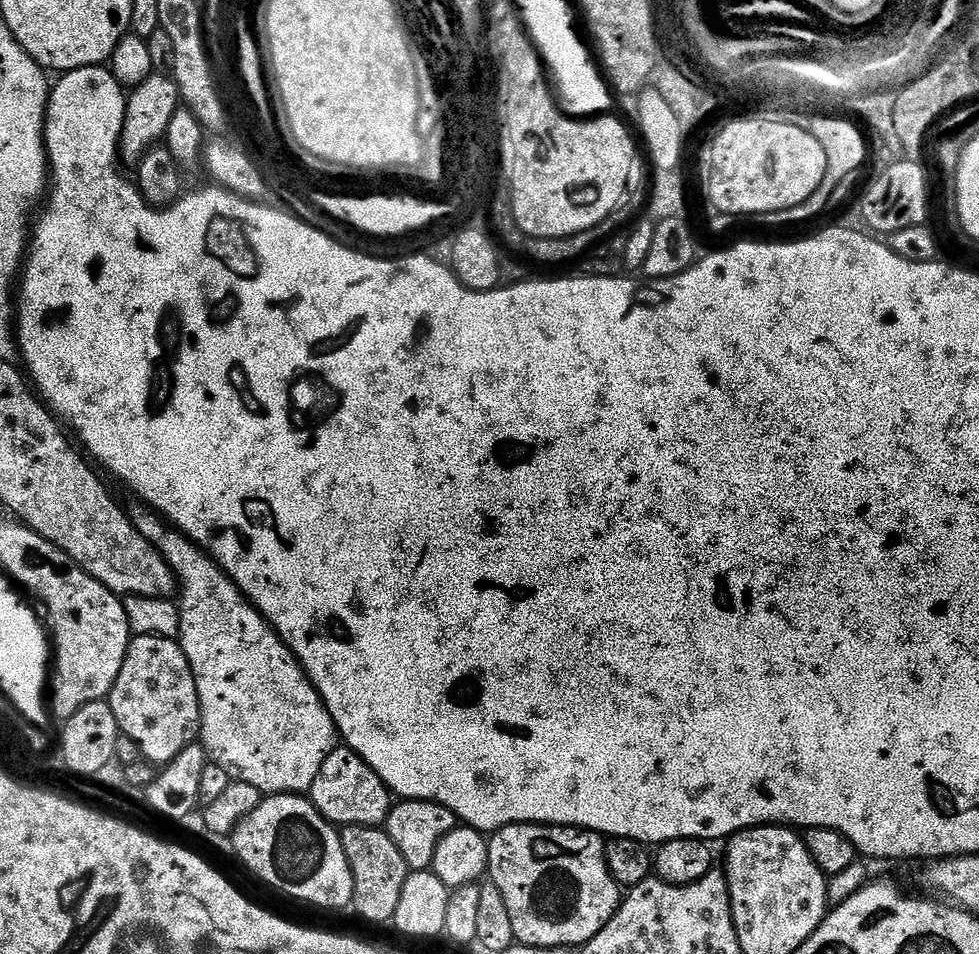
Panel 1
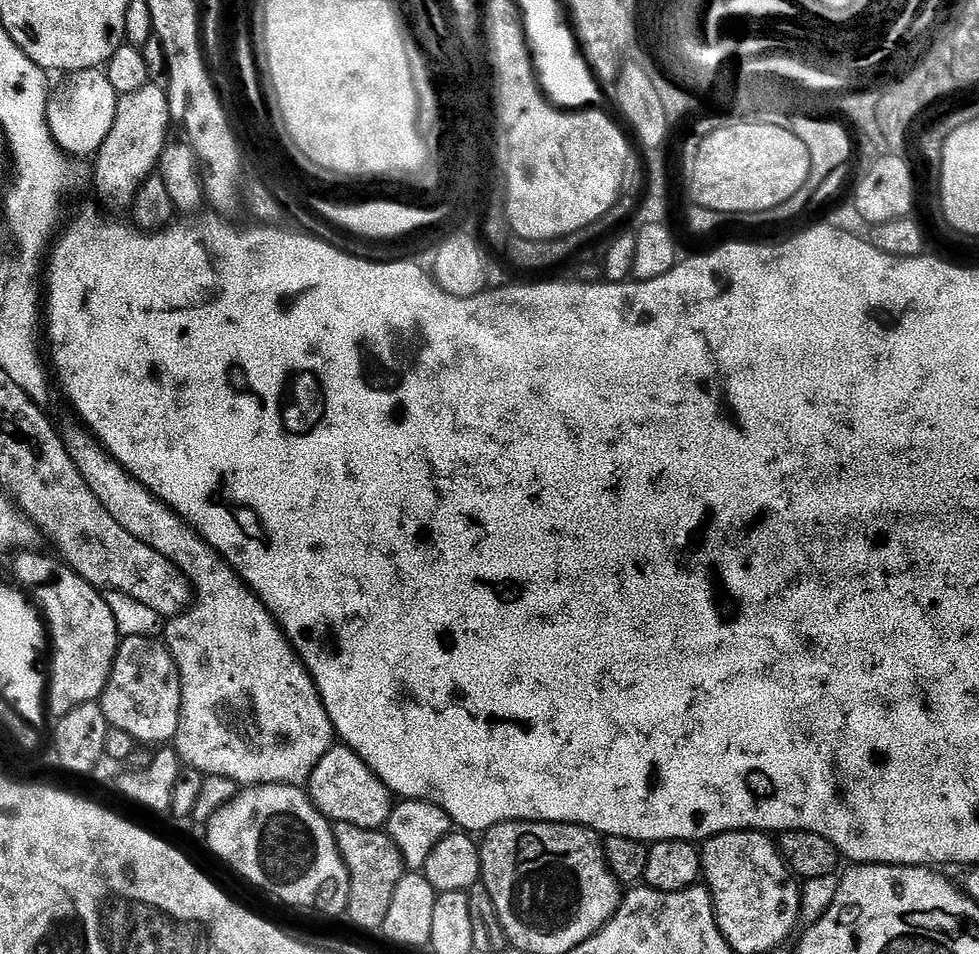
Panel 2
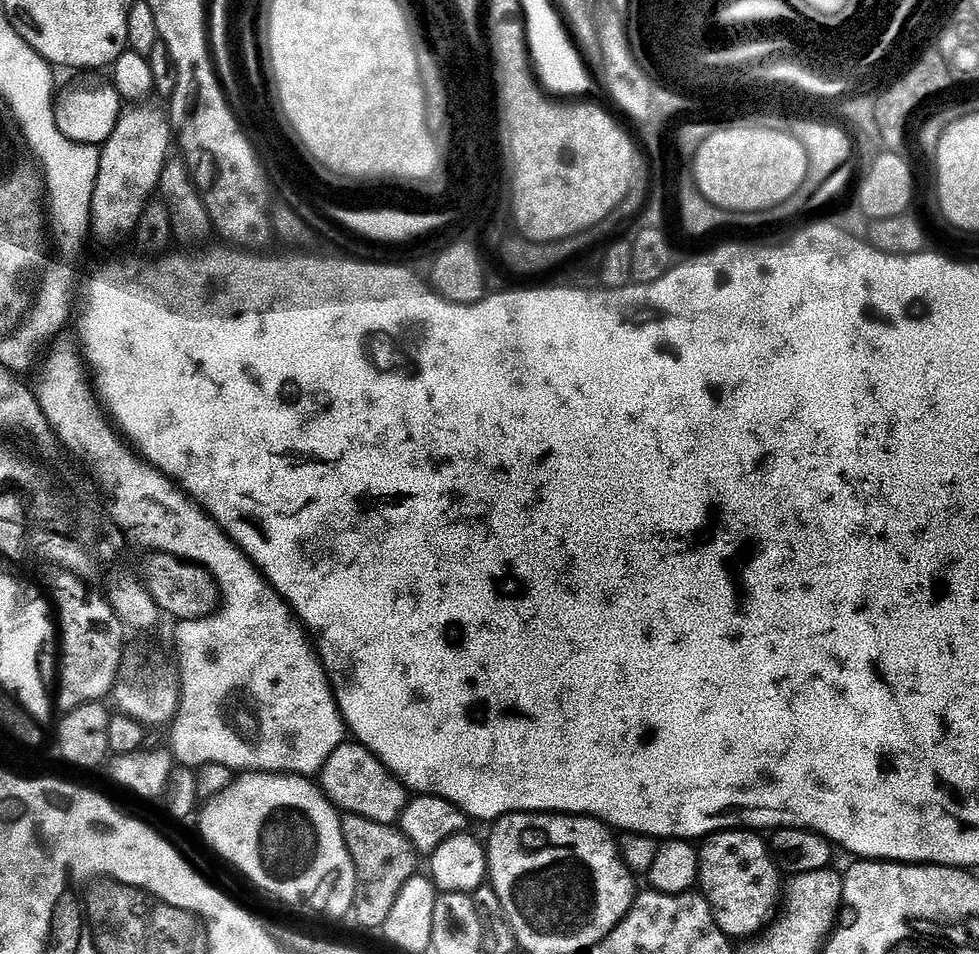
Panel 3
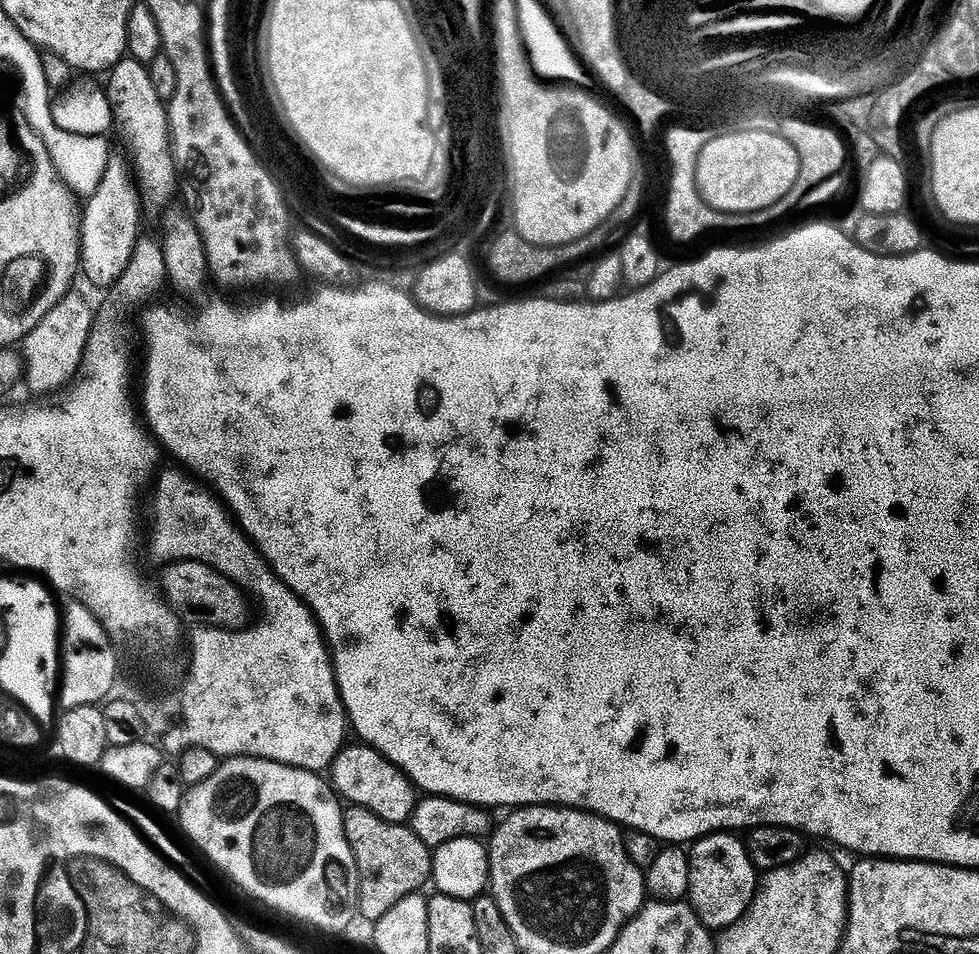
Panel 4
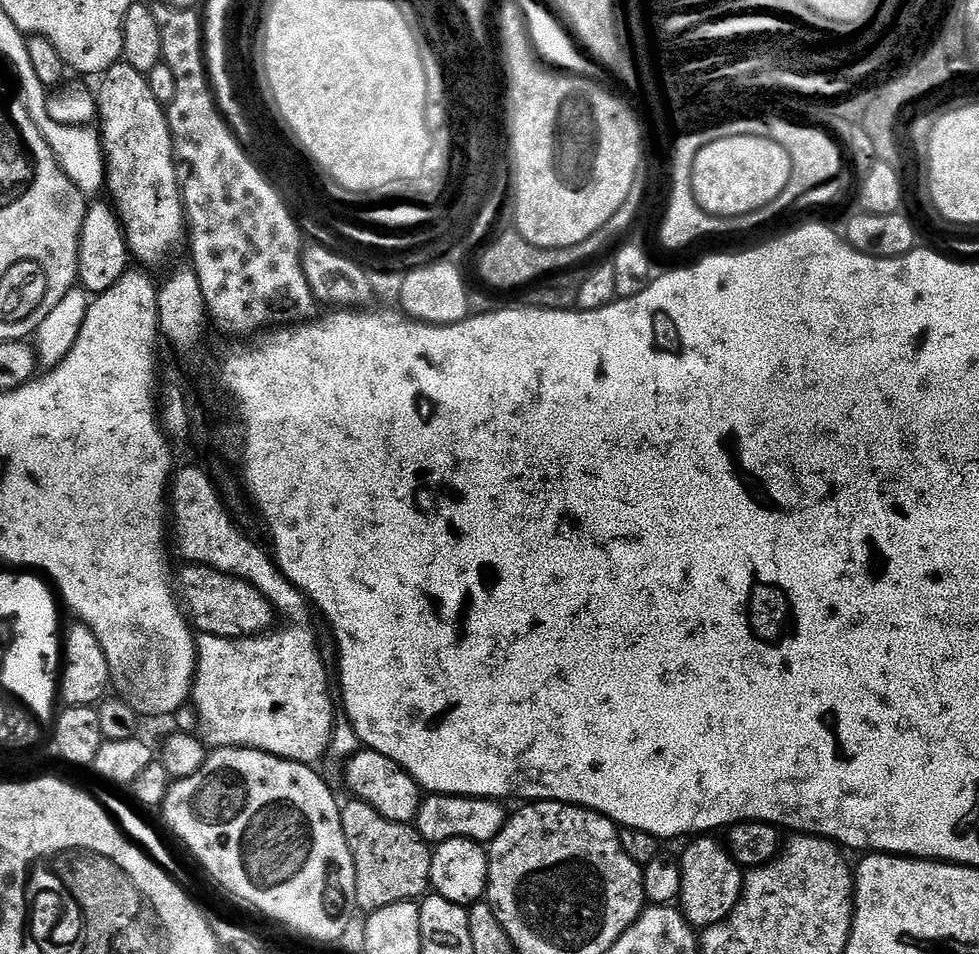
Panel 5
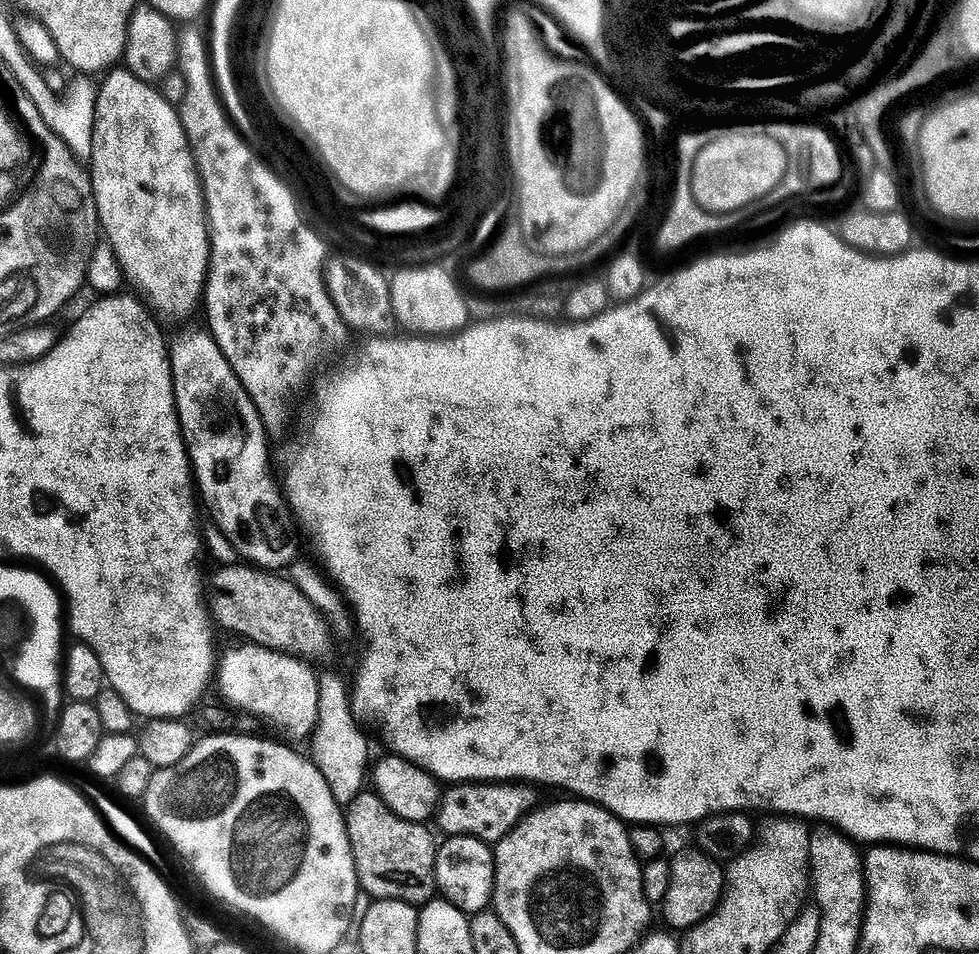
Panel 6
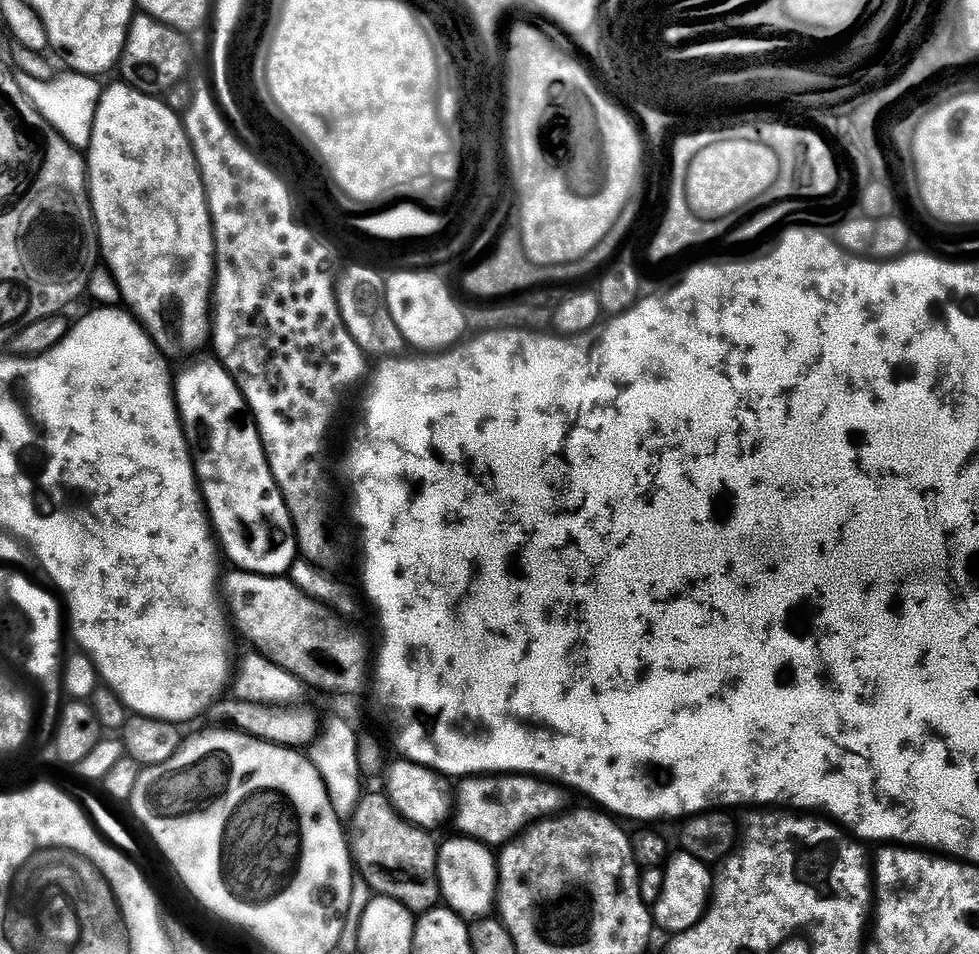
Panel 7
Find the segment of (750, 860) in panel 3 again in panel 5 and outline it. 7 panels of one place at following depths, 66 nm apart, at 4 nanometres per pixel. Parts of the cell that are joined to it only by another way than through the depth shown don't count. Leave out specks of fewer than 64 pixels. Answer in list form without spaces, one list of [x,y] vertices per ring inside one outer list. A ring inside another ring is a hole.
[[[696,838],[678,859],[682,870],[682,890],[678,907],[688,923],[703,930],[722,922],[734,910],[744,892],[745,869],[732,857],[723,843],[716,838]]]

